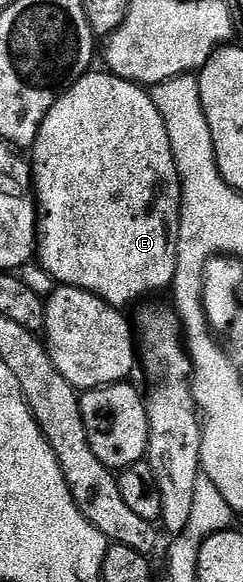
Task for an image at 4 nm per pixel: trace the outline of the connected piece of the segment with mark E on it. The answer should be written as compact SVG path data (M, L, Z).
M109 71L87 72L75 85L69 86L57 103L48 111L40 131L28 153L30 176L36 202L36 261L58 285L71 285L88 291L115 307L127 307L133 301L149 293L169 290L174 283L178 262L178 220L182 214L182 184L178 178L176 159L172 155L172 143L168 143L168 131L160 111L156 111L151 94L143 86L115 77Z

